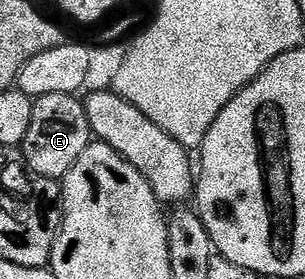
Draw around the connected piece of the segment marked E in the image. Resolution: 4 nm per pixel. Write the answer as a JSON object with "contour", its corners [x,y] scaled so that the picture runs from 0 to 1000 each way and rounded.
{"contour":[[[252,337],[138,341],[108,358],[111,401],[98,412],[98,455],[72,523],[79,588],[108,634],[148,634],[187,656],[256,584],[256,566],[308,495],[295,427],[282,427],[275,366]]]}

